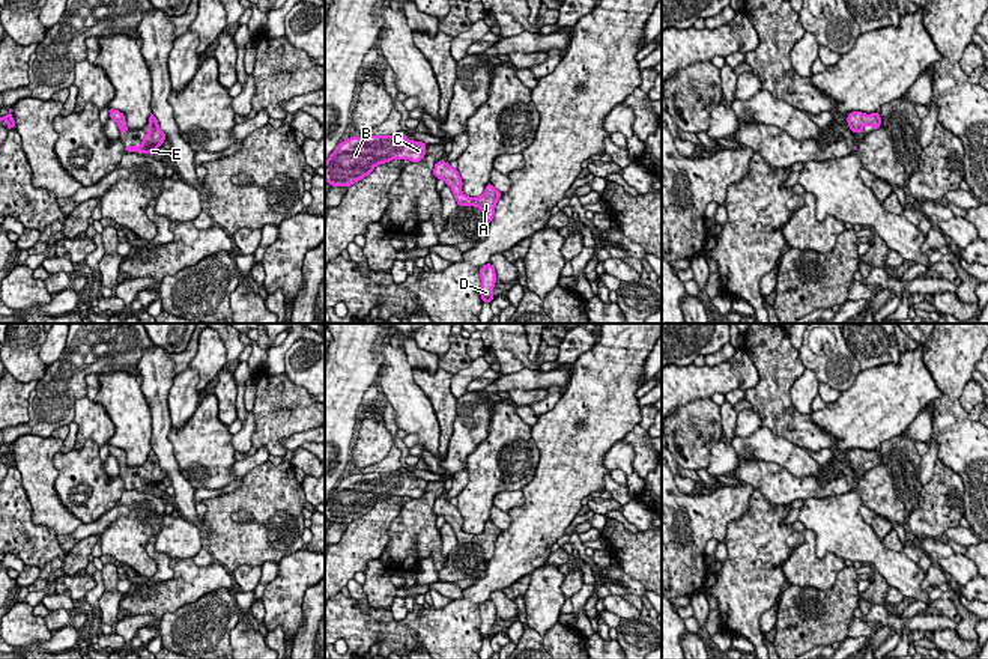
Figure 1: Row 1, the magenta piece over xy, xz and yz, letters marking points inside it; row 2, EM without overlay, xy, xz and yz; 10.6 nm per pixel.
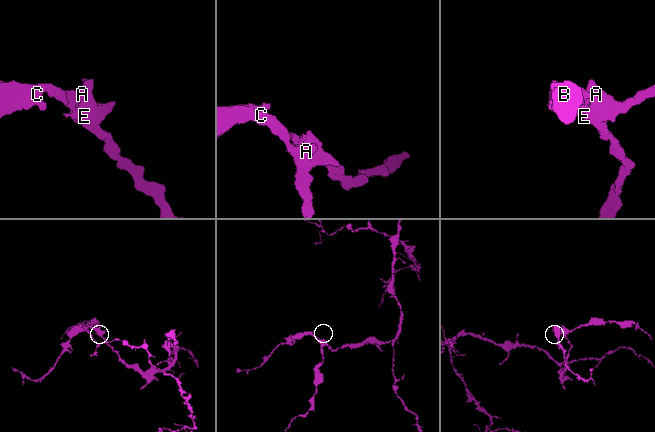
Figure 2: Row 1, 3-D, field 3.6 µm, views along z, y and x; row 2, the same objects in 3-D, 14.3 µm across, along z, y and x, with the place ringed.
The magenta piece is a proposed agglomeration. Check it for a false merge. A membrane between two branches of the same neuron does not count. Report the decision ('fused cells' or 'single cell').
single cell

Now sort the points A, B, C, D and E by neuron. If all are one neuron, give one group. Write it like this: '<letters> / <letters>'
A B C D E

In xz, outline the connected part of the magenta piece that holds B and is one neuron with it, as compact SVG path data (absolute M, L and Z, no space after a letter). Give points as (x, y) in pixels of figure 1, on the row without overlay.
M371 472L352 474L341 478L325 500L325 518L332 524L350 524L373 509L377 501L389 500L391 497L411 497L420 500L426 492L427 481L423 478L411 478L406 472Z

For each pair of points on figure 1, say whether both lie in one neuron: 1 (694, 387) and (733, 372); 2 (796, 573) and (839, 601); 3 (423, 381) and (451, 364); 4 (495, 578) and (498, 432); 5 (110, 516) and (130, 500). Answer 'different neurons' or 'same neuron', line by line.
1: same neuron
2: different neurons
3: different neurons
4: different neurons
5: different neurons

